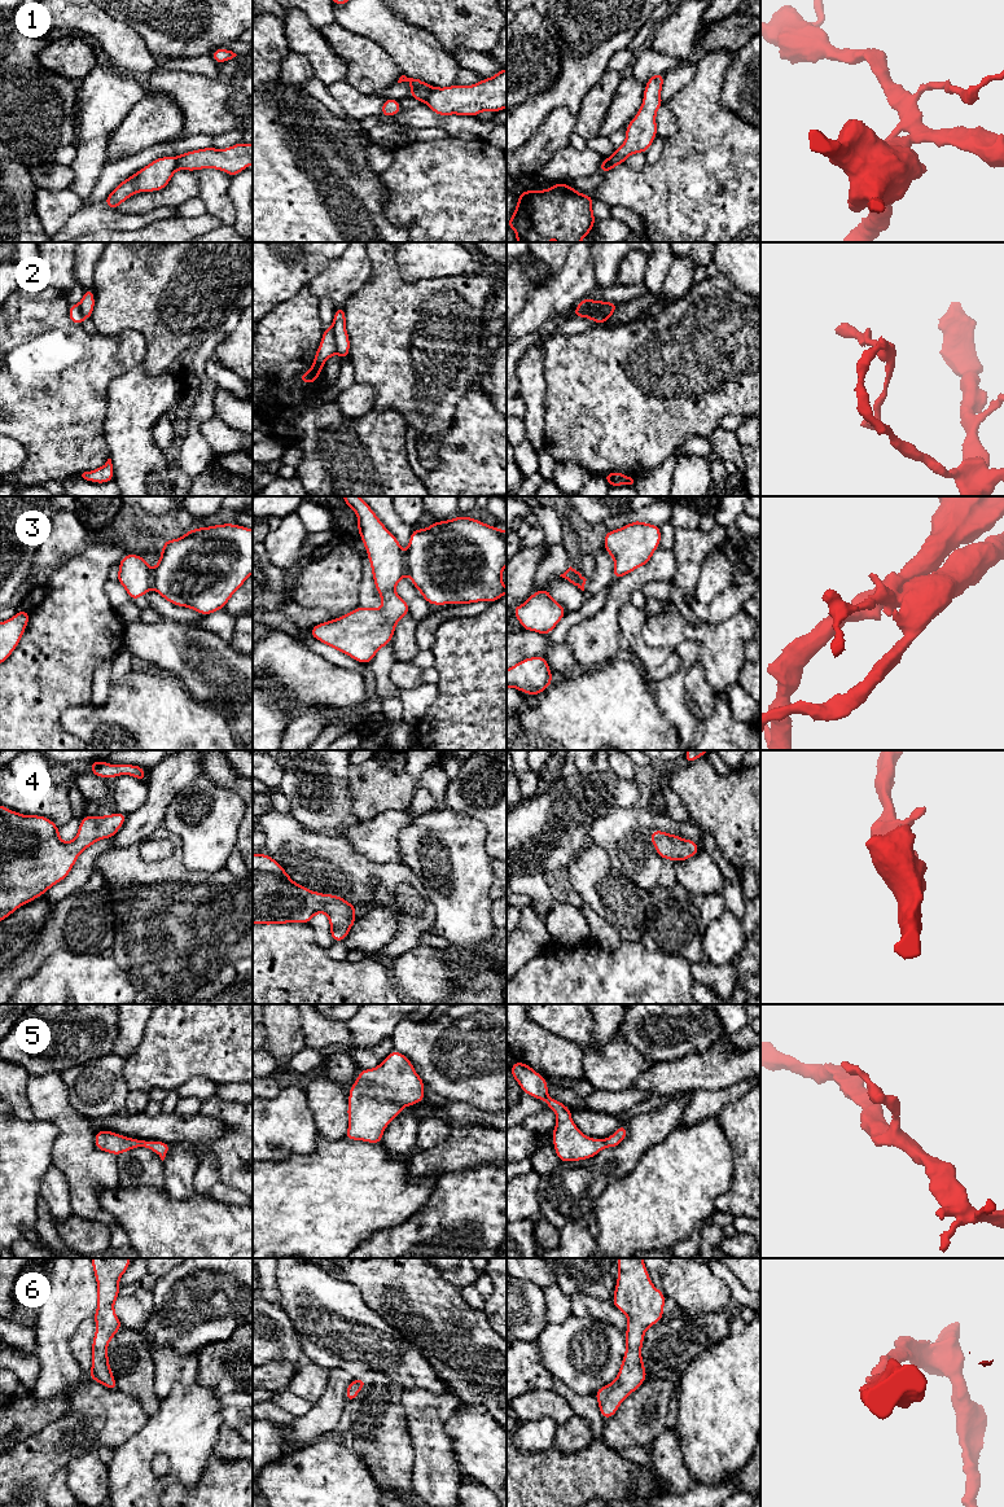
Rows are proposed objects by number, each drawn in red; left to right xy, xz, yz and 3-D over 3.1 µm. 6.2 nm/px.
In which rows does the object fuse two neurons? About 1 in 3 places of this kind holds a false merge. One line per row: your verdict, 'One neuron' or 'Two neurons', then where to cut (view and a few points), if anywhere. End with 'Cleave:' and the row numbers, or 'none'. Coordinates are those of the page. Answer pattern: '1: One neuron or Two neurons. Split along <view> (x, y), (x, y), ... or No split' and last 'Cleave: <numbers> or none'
1: Two neurons. Split along xz (432, 88), (424, 101)
2: Two neurons. Split along xz (332, 327), (337, 351)
3: Two neurons. Split along xz (403, 556), (407, 572)
4: One neuron. No split
5: One neuron. No split
6: One neuron. No split
Cleave: 1, 2, 3

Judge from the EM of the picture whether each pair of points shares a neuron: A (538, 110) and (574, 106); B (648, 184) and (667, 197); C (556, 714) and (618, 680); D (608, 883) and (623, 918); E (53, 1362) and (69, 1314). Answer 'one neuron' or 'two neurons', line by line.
A: one neuron
B: one neuron
C: one neuron
D: one neuron
E: one neuron

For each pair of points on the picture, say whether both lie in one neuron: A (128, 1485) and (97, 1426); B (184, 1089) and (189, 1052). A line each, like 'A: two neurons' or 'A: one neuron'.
A: two neurons
B: two neurons

